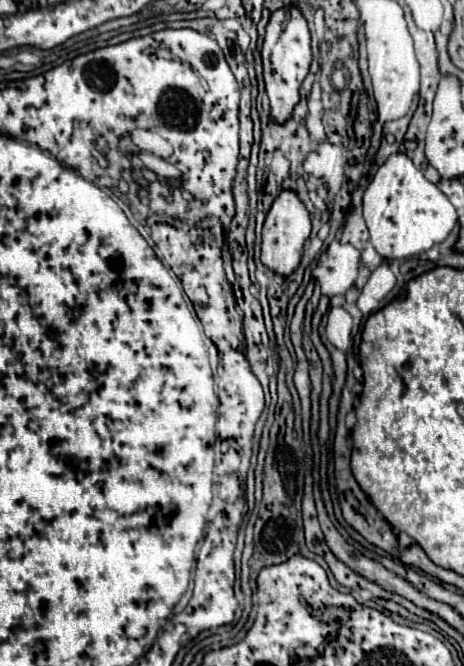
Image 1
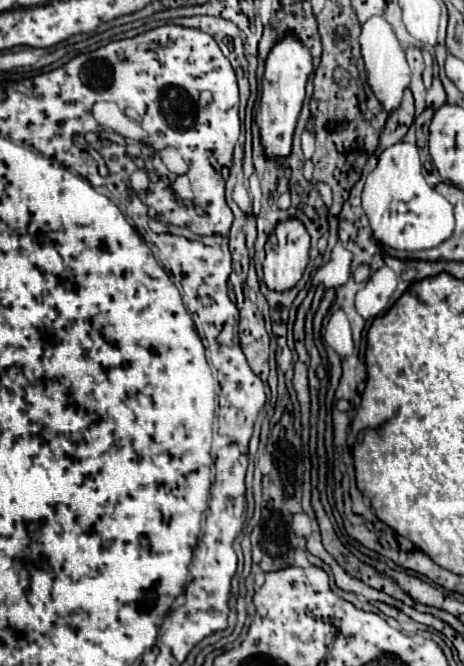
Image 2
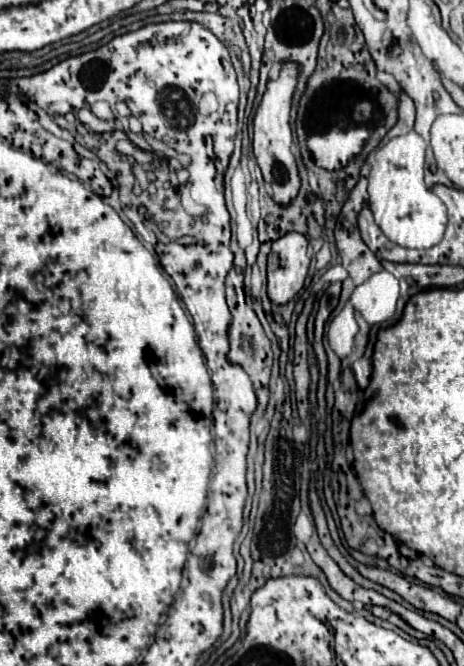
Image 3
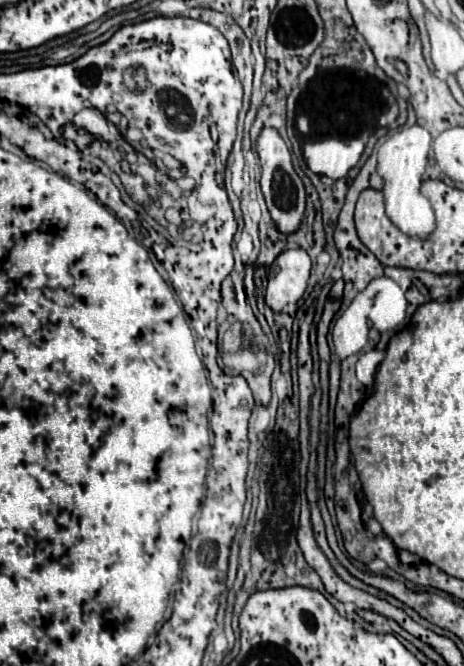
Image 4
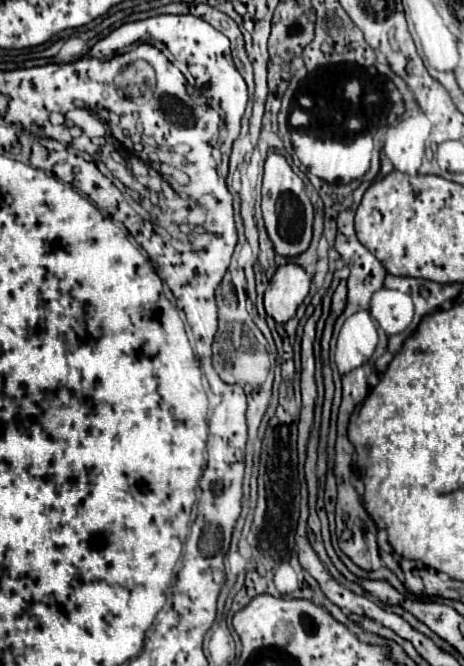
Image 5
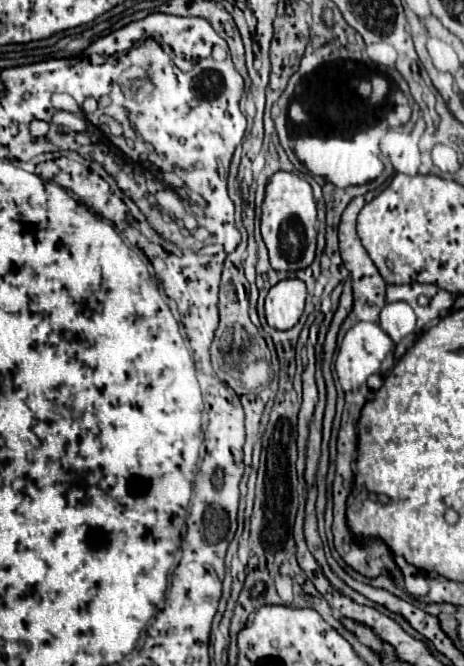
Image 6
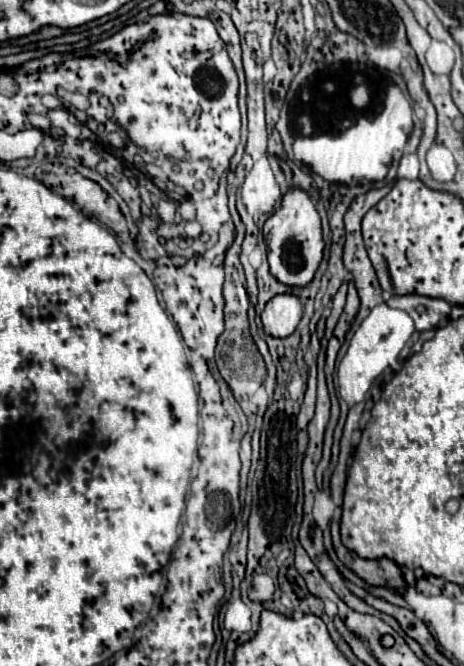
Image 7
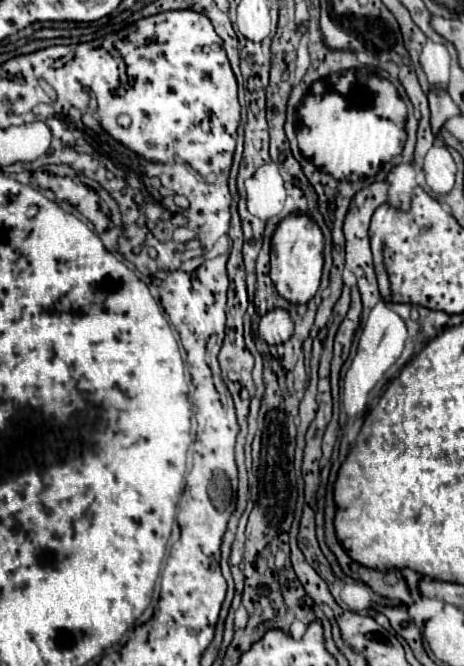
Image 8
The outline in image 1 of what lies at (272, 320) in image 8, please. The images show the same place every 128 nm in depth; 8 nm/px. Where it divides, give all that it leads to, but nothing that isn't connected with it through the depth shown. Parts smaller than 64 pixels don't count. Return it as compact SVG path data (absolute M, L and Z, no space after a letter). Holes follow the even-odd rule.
M282 190L278 194L278 198L274 200L266 222L264 222L264 230L262 230L262 264L266 268L270 268L272 272L276 272L282 278L288 278L290 274L294 274L294 270L300 266L302 262L302 246L310 236L310 216L308 210L304 208L304 204L298 200L298 196L294 192Z

